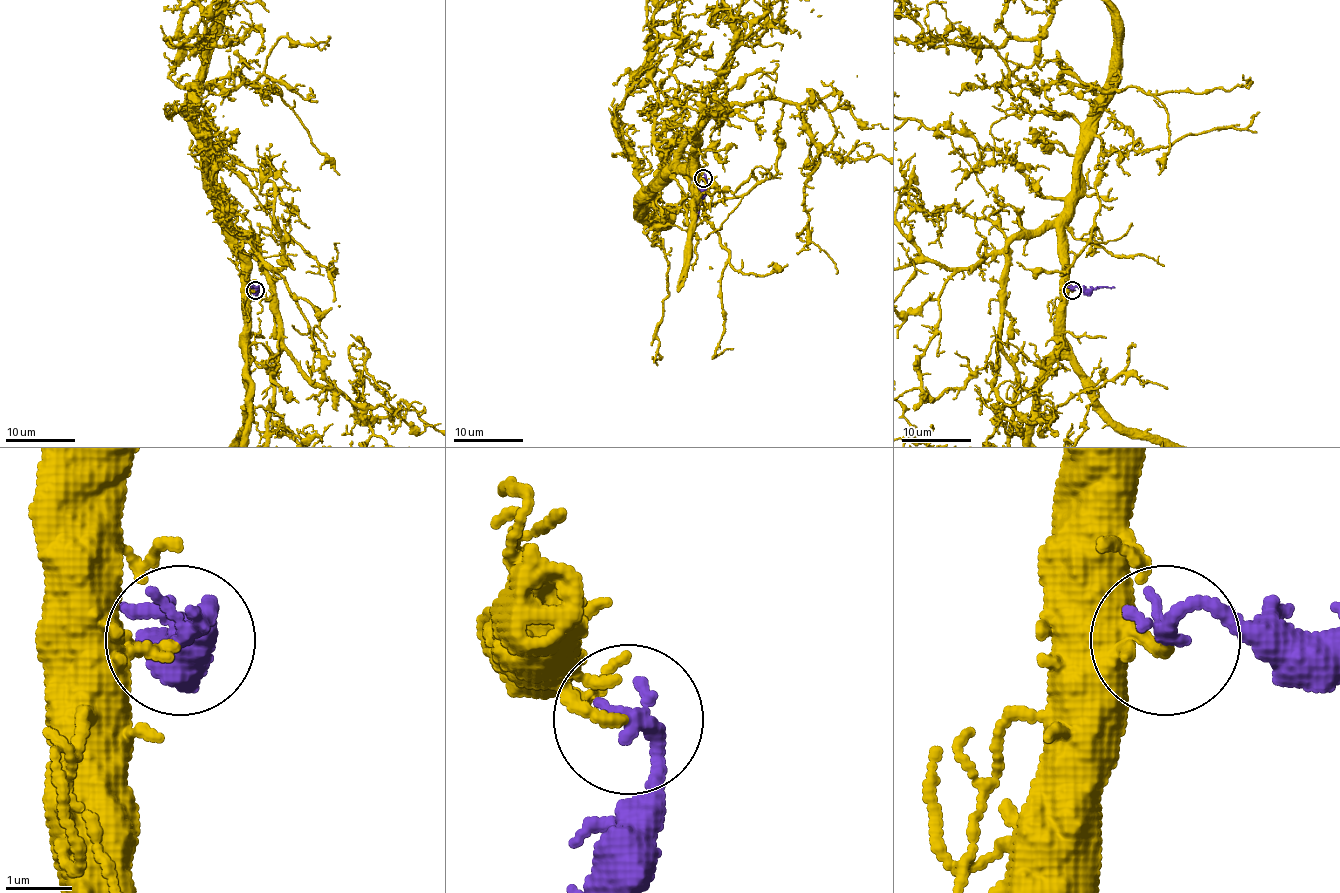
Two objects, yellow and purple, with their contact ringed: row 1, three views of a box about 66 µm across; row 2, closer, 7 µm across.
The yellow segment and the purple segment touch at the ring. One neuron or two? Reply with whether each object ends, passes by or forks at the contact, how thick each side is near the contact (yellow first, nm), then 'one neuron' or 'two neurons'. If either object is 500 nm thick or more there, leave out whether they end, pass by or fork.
yellow passes by; purple ends there; 130 nm thick on the yellow side, 260 nm on the other; one neuron

